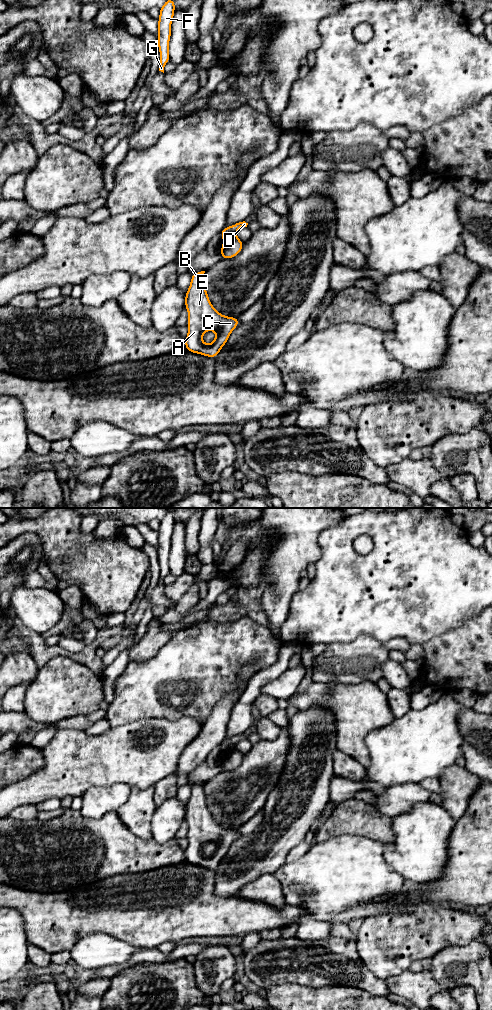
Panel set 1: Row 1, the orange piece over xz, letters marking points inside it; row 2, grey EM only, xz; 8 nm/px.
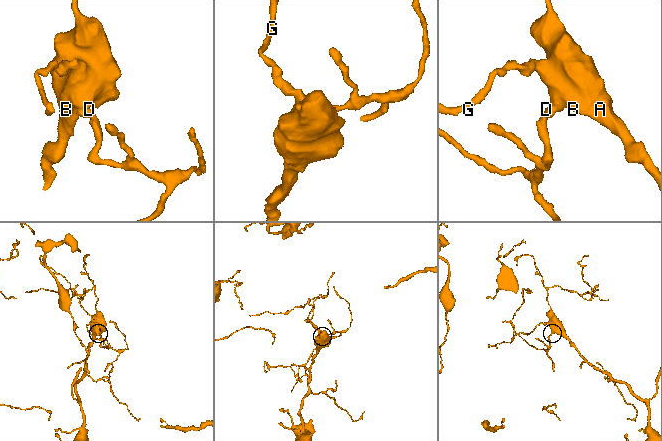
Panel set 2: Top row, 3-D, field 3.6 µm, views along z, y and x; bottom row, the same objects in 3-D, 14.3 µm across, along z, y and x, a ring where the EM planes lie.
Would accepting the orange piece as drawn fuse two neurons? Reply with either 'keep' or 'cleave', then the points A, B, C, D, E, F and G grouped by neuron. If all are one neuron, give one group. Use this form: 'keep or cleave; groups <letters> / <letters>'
cleave; groups A B C E F G / D

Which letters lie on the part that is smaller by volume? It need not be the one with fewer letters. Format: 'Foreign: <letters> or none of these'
Foreign: D

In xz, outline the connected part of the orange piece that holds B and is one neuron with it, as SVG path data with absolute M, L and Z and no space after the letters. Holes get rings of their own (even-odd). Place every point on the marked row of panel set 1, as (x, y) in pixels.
M201 271L191 275L191 283L185 294L185 308L189 315L185 349L215 358L240 320L224 316L213 307L206 291L204 273L205 271ZM209 330L214 331L216 337L211 344L205 344L202 336Z

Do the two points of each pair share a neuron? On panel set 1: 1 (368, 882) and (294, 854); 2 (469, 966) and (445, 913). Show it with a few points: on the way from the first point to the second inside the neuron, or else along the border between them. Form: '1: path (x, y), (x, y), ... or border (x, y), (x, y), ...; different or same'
1: border (311, 845), (297, 859), (287, 861); different
2: border (475, 939), (464, 945), (446, 947), (437, 952); different

